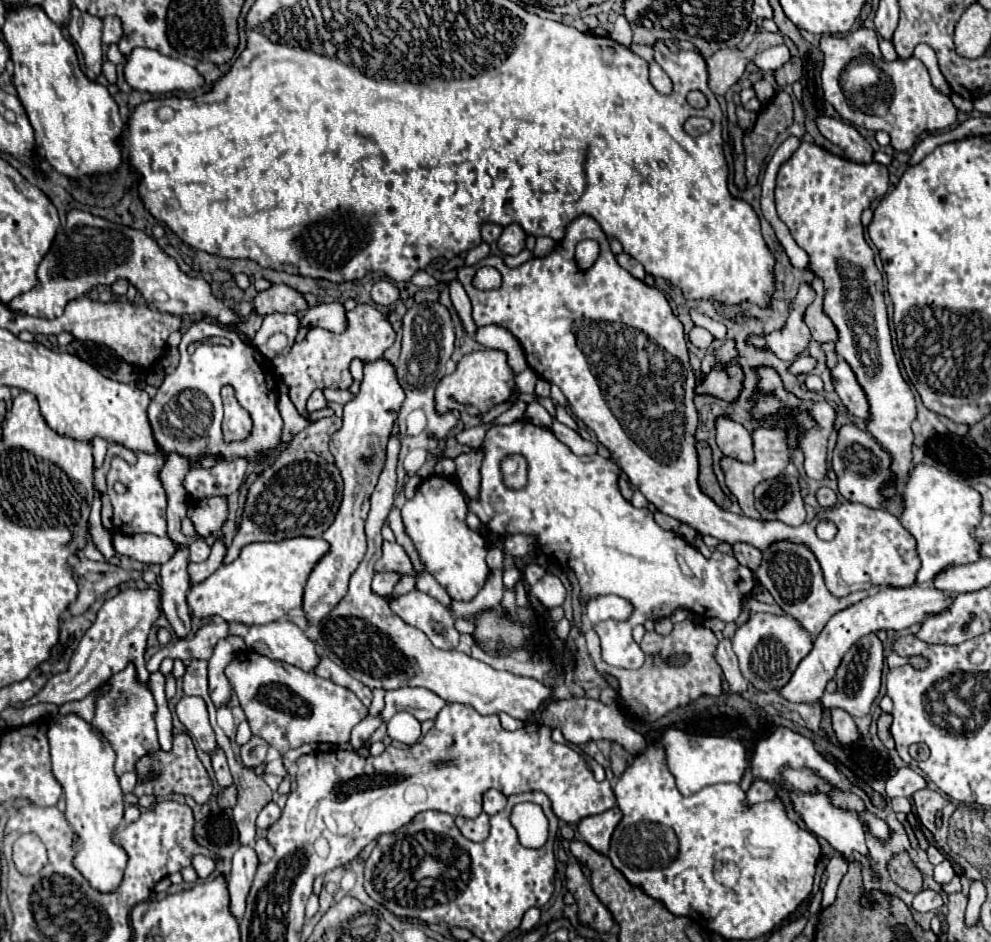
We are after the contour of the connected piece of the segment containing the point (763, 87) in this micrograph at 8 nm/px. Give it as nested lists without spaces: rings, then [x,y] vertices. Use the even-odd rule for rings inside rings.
[[[766,80],[756,82],[756,84],[754,84],[754,90],[756,90],[756,96],[758,96],[758,100],[760,100],[762,104],[768,104],[770,98],[774,96],[774,88],[772,88]]]

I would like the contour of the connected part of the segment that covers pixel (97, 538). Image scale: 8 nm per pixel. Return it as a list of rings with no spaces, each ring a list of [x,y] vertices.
[[[96,496],[94,504],[92,504],[92,514],[90,514],[90,530],[92,530],[92,540],[96,544],[96,548],[106,556],[106,560],[110,560],[116,552],[112,548],[112,532],[106,530],[102,526],[100,520],[100,498]]]

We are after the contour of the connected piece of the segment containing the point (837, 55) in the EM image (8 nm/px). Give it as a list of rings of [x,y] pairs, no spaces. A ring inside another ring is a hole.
[[[858,28],[856,32],[844,36],[844,38],[834,38],[834,36],[822,36],[820,50],[824,52],[824,68],[822,68],[822,88],[824,88],[824,98],[836,108],[836,112],[852,122],[854,126],[862,126],[868,130],[884,130],[892,138],[892,146],[896,150],[910,150],[916,140],[924,132],[936,132],[950,128],[956,122],[956,106],[952,100],[944,94],[940,94],[932,82],[926,66],[916,60],[894,60],[894,62],[884,62],[882,54],[878,50],[878,34],[868,28]],[[858,56],[870,58],[888,78],[880,80],[876,86],[860,90],[856,94],[850,94],[842,88],[840,76],[846,68],[846,64]]]

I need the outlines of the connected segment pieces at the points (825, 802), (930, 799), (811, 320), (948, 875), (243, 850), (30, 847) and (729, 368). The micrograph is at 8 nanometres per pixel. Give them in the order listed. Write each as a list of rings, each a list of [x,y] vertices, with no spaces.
[[[782,782],[782,786],[790,792],[790,798],[796,806],[796,810],[800,812],[802,820],[806,822],[808,830],[816,836],[822,836],[826,838],[838,852],[860,852],[862,856],[868,856],[868,846],[866,846],[866,840],[864,840],[864,826],[860,824],[860,820],[856,818],[854,812],[844,812],[844,810],[838,810],[836,806],[830,804],[828,796],[820,794],[820,792],[810,792],[810,794],[800,794],[796,790],[792,790],[788,784]]]
[[[920,790],[914,796],[914,804],[916,804],[916,812],[922,820],[922,824],[934,834],[934,838],[946,838],[946,824],[942,824],[942,828],[936,826],[936,816],[940,810],[954,810],[954,804],[950,800],[946,800],[940,792],[934,790]]]
[[[820,278],[812,280],[812,286],[816,290],[816,300],[808,306],[806,310],[806,324],[812,332],[812,338],[818,342],[836,342],[838,340],[838,330],[822,310],[822,300],[824,300],[824,282]]]
[[[948,860],[940,862],[938,866],[934,866],[934,880],[936,880],[936,882],[946,884],[946,882],[950,882],[954,876],[956,876],[956,872],[954,872],[954,868],[952,868],[952,864],[950,864]]]
[[[240,846],[232,860],[232,872],[228,878],[228,892],[230,892],[230,914],[236,920],[242,920],[246,908],[246,894],[250,892],[254,874],[258,868],[256,852],[250,846]]]
[[[18,838],[14,846],[14,864],[20,874],[38,874],[46,866],[46,848],[40,838]]]
[[[724,362],[720,368],[712,368],[698,384],[696,394],[708,394],[718,400],[736,402],[742,392],[744,372],[734,362]]]

